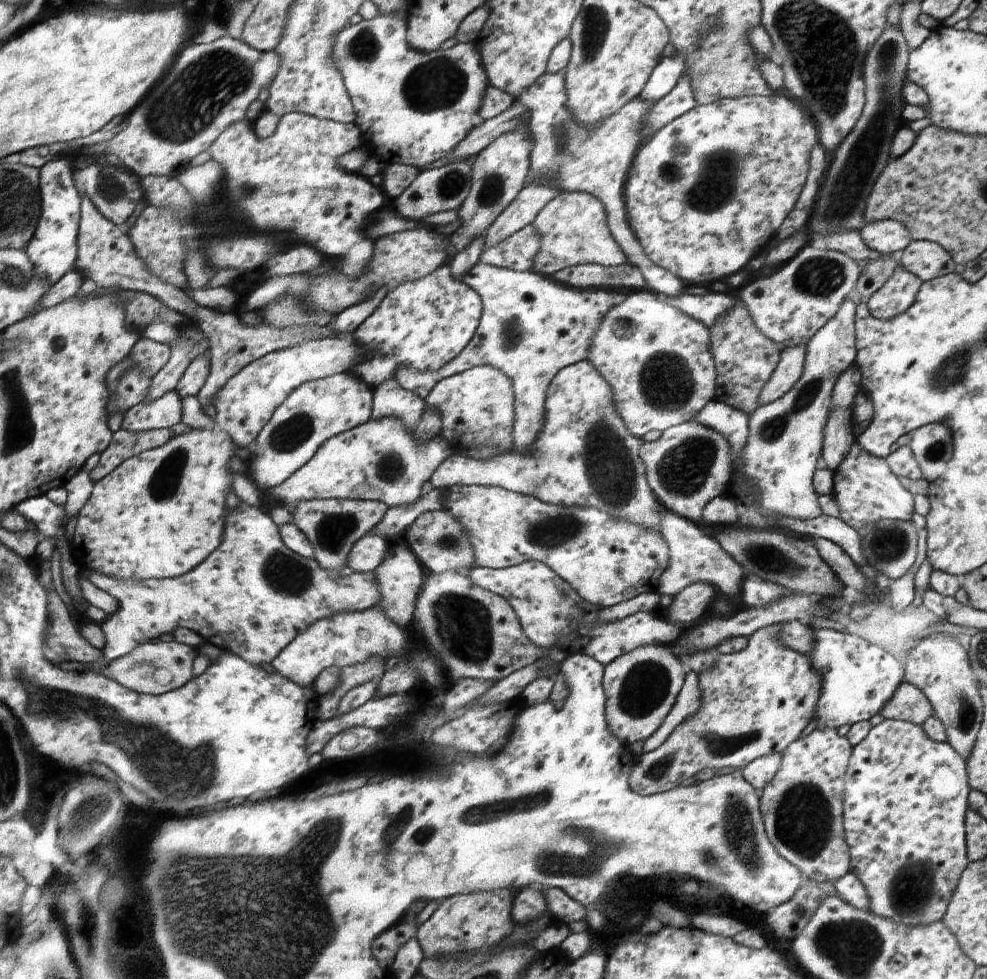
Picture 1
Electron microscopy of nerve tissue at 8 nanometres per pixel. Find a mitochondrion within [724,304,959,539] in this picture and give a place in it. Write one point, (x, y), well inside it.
(788, 429)

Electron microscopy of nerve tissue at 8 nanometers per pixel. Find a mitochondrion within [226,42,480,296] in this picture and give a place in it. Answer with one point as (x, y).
(435, 84)

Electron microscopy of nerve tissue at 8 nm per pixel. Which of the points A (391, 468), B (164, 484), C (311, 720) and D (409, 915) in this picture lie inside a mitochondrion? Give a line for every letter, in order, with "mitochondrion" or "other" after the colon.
A: mitochondrion
B: mitochondrion
C: other
D: other

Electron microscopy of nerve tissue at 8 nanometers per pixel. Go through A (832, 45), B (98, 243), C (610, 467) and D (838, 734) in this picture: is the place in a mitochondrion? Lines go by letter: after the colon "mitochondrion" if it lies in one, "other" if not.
A: mitochondrion
B: other
C: mitochondrion
D: other

